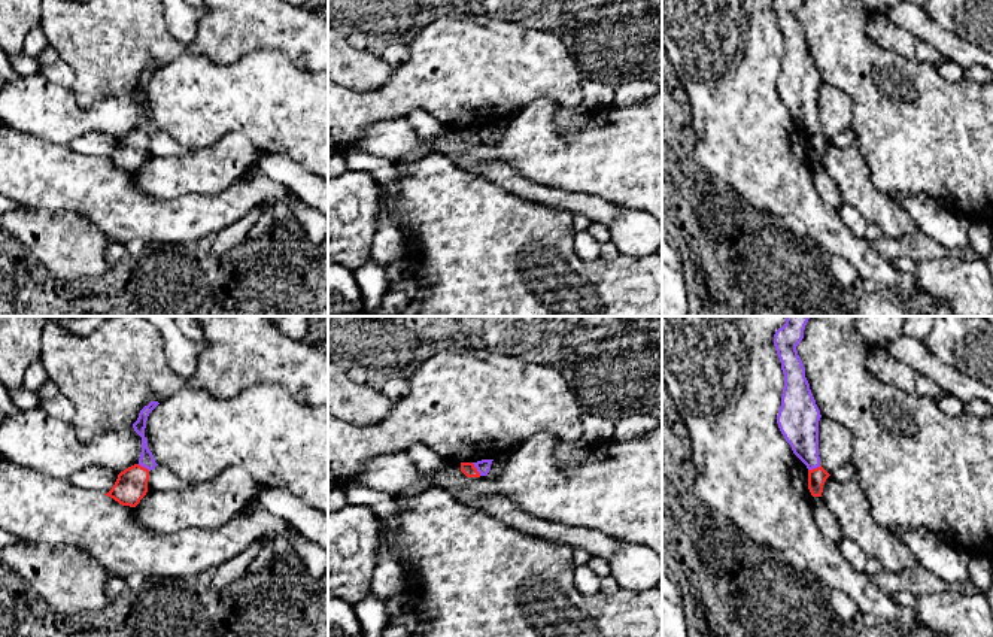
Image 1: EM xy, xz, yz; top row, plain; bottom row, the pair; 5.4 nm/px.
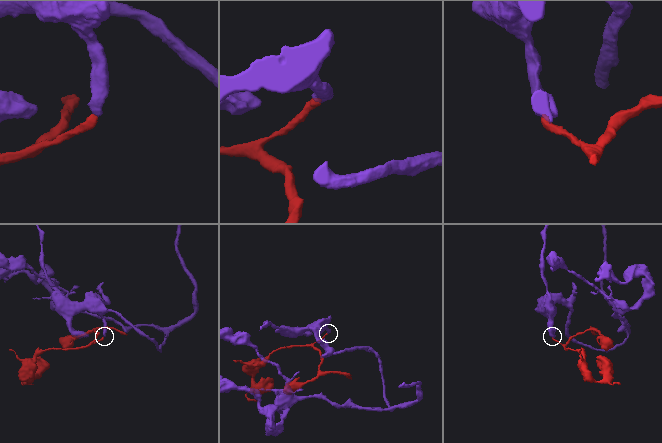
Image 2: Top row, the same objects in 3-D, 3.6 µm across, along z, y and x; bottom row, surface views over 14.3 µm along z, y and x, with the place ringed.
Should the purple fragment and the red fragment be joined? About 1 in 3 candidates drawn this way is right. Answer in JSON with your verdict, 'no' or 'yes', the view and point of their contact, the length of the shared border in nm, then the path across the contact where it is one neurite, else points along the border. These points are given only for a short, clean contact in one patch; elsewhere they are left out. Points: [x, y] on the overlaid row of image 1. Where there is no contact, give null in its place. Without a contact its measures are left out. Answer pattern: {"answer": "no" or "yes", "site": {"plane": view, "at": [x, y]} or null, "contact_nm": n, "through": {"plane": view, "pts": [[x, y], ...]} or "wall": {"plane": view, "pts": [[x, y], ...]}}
{"answer": "no", "site": {"plane": "xz", "at": [476, 467]}, "contact_nm": 90, "wall": {"plane": "xz", "pts": [[471, 463], [480, 475]]}}

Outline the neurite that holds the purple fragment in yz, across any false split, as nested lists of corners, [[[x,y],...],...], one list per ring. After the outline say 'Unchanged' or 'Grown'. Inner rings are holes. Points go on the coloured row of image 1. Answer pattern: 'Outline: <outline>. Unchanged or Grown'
Outline: [[[786,316],[786,324],[774,334],[774,346],[784,374],[777,424],[793,454],[808,470],[813,470],[820,467],[819,421],[822,415],[796,351],[808,319],[808,316]]]. Unchanged

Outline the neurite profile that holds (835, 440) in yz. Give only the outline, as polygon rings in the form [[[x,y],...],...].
[[[820,418],[819,421],[819,456],[820,465],[830,474],[838,467],[851,461],[853,439],[842,424]]]

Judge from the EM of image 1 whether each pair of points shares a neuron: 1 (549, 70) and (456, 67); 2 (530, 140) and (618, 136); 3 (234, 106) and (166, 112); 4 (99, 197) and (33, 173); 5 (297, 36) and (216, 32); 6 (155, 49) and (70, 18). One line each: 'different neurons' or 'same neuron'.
1: same neuron
2: same neuron
3: same neuron
4: same neuron
5: same neuron
6: same neuron

